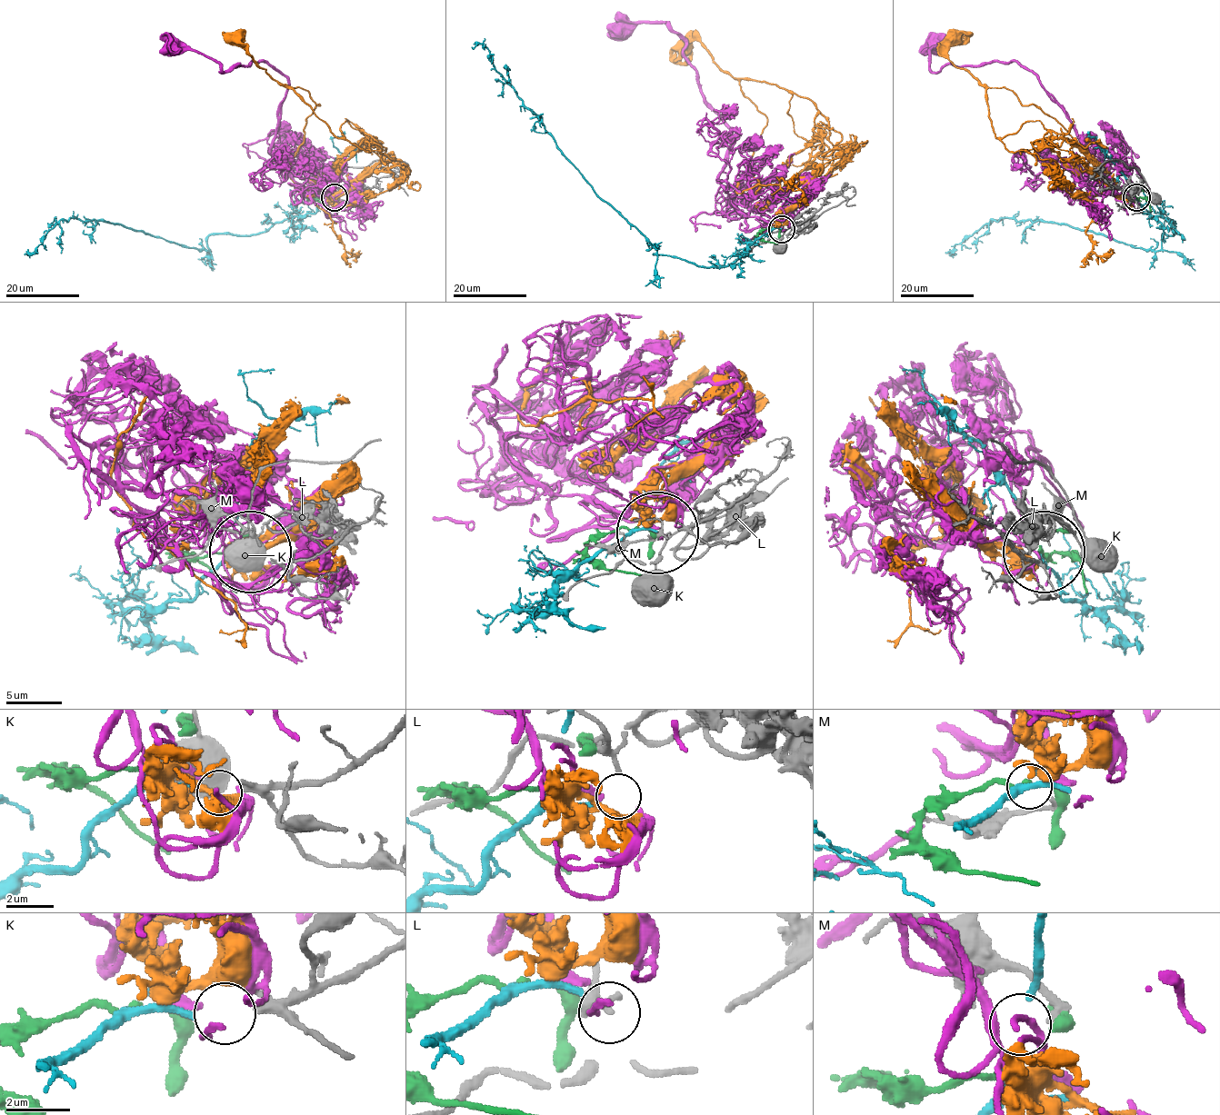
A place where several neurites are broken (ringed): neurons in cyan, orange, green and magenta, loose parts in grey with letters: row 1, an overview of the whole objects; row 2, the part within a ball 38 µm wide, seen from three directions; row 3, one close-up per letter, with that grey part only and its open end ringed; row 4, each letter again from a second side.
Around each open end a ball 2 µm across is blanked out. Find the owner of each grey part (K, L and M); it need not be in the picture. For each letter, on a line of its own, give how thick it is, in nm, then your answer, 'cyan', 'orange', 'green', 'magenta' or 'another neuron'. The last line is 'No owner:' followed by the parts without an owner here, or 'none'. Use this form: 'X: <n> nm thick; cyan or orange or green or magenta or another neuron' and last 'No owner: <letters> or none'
K: 240 nm thick; cyan
L: 130 nm thick; magenta
M: 240 nm thick; another neuron
No owner: M

